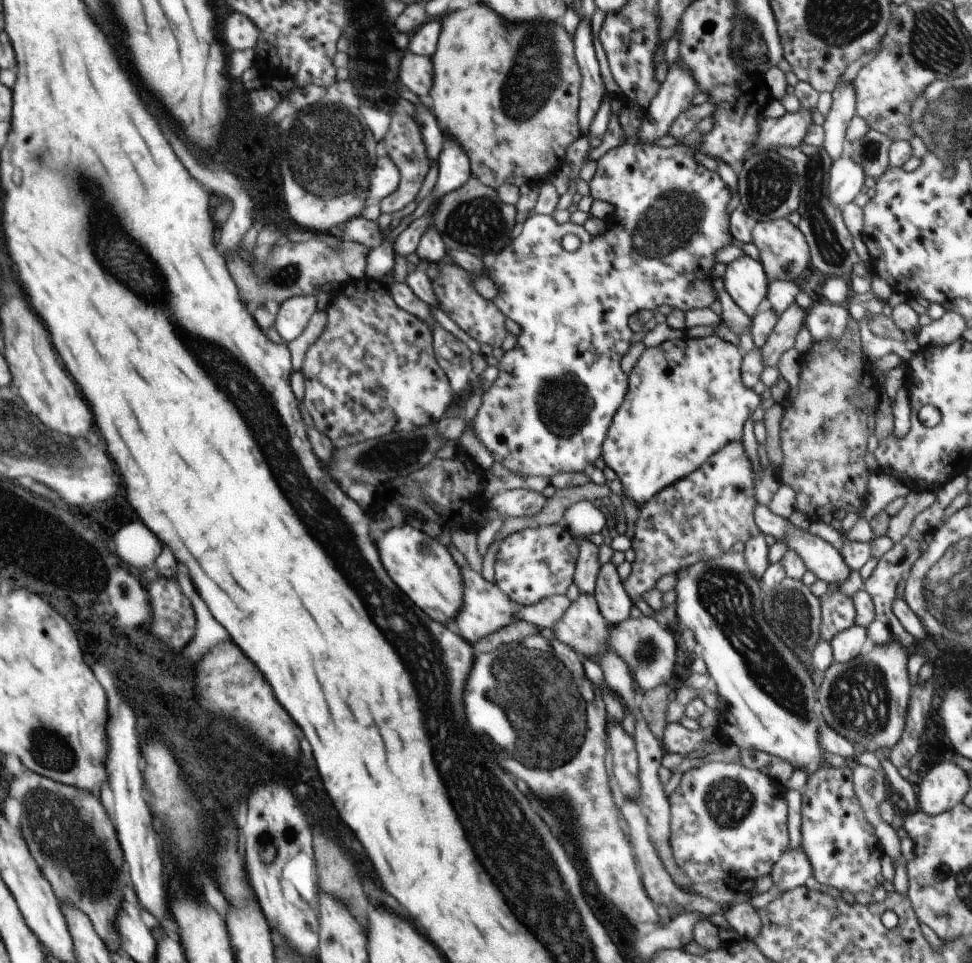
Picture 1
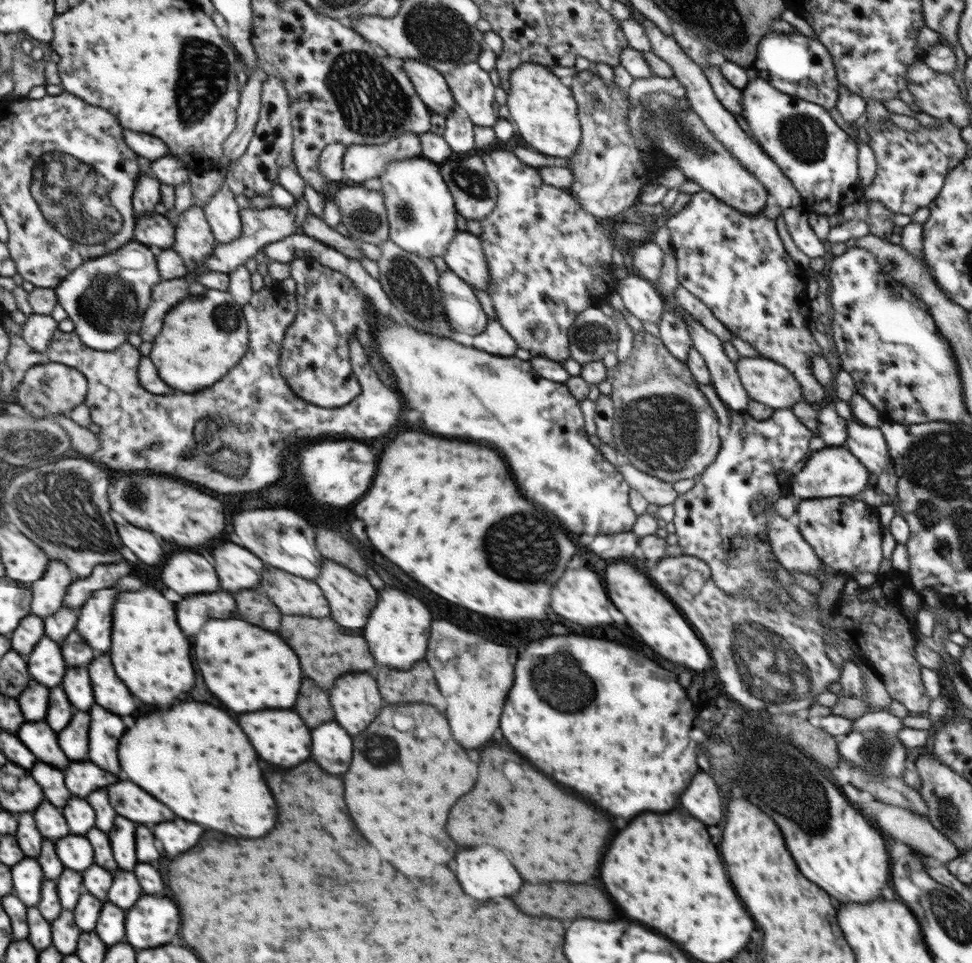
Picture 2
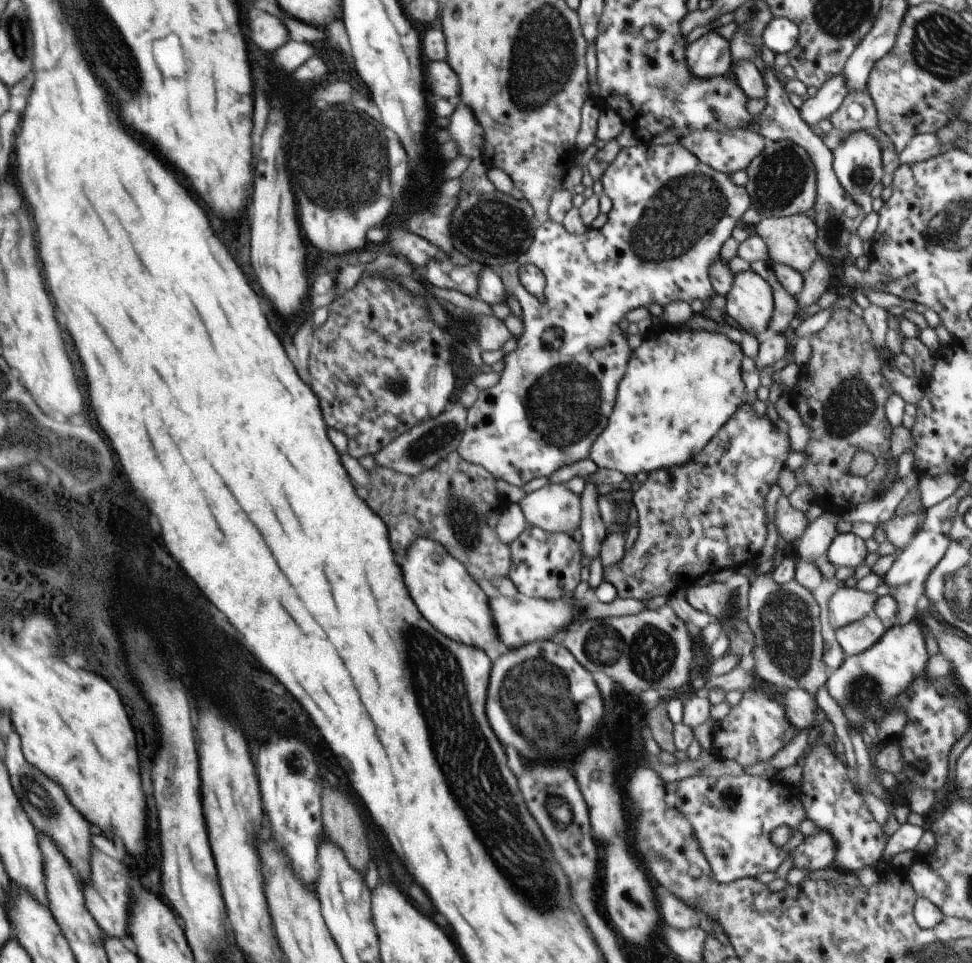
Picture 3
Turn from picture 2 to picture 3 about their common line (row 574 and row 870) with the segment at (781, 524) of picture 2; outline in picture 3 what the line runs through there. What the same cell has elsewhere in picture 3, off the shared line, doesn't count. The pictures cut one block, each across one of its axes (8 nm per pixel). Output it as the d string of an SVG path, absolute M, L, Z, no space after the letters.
M819 830L808 835L789 856L793 860L793 868L807 868L810 871L827 868L834 864L837 844L828 832Z

